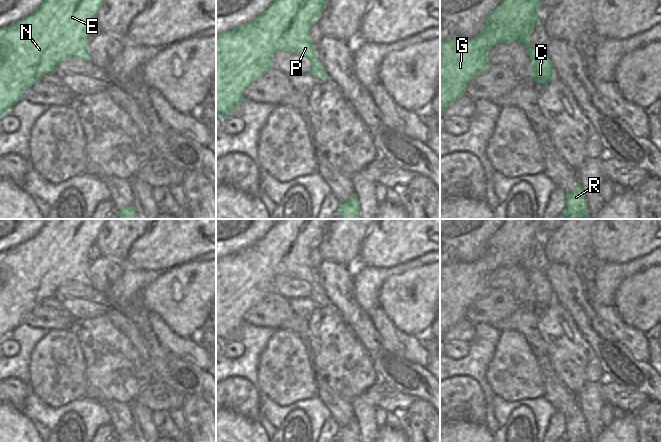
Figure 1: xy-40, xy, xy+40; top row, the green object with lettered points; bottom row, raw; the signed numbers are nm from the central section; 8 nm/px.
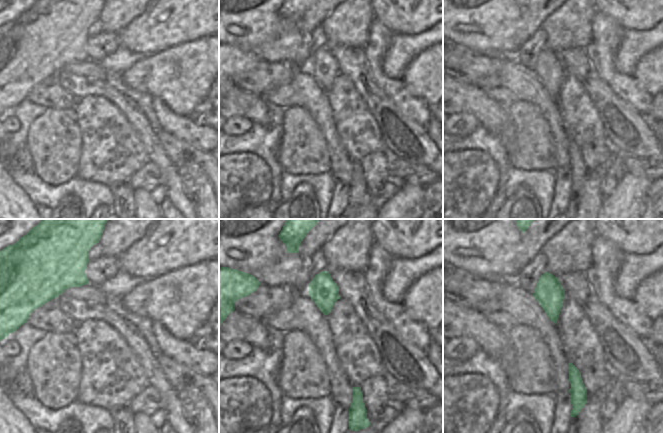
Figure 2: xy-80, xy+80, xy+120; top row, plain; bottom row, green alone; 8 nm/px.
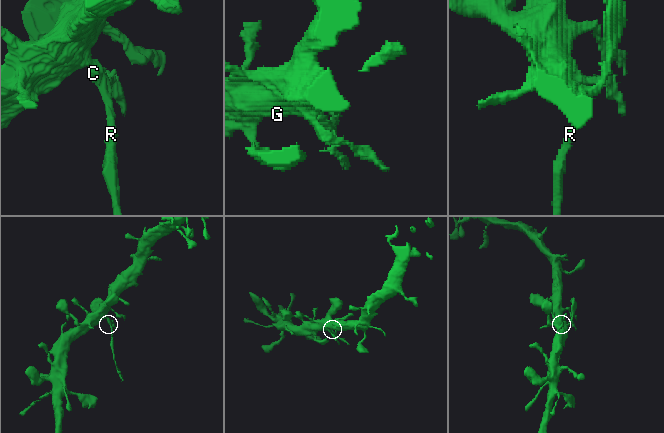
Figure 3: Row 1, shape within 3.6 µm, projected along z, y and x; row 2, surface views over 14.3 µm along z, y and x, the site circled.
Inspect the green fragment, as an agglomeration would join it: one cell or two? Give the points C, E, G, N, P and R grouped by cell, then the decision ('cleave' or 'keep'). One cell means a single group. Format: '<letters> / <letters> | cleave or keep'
C R / E G N P | cleave

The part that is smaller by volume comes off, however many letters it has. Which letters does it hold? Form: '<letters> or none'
C, R

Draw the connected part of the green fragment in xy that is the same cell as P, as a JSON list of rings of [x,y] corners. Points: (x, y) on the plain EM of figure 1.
[[[277,219],[256,243],[216,259],[216,341],[225,341],[244,323],[246,312],[274,292],[277,275],[314,282],[310,252],[332,219]]]

